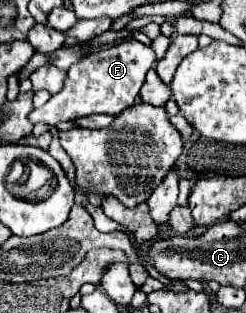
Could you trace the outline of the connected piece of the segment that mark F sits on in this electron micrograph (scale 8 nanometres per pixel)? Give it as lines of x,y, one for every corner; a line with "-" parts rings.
122,38
120,42
108,46
102,46
98,52
92,52
88,56
84,56
82,60
78,60
74,66
70,66
64,88
58,94
52,94
52,98
42,106
30,112
30,122
32,124
48,124
48,126
56,126
60,122
66,120
74,120
74,118
82,118
82,116
90,116
90,114
112,114
118,116
122,114
126,108
130,108
142,88
144,76
146,72
156,64
156,54
152,50
152,46
146,46
134,38

